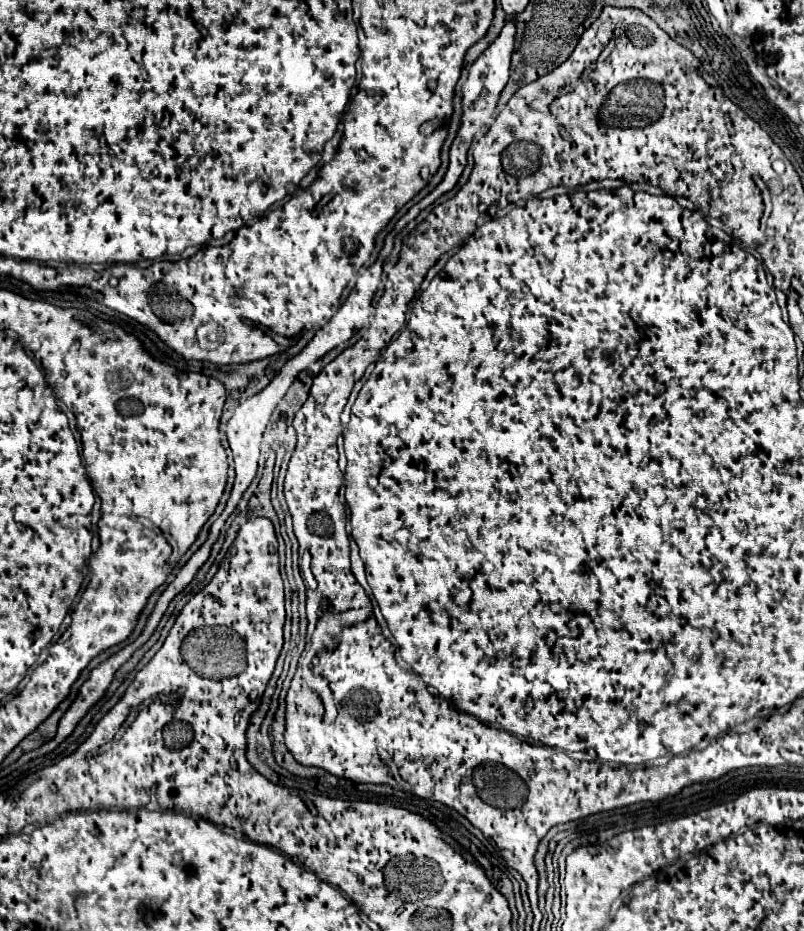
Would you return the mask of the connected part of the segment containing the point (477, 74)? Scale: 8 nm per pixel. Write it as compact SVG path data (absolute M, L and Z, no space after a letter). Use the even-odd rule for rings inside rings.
M513 18L507 20L505 26L503 26L503 30L501 30L501 34L497 36L497 40L473 62L473 66L471 66L471 70L469 70L469 78L467 78L467 82L465 82L465 86L463 86L463 116L461 116L461 128L459 128L459 132L457 132L457 138L453 140L451 152L449 152L449 168L447 168L447 174L445 174L445 178L441 180L441 184L439 184L433 192L429 192L429 198L427 198L429 202L427 202L427 206L429 206L433 200L437 200L441 194L449 192L449 190L457 184L457 180L459 180L459 176L461 176L461 172L463 172L463 168L465 168L465 164L467 164L467 150L469 150L469 144L471 144L475 132L477 132L481 126L489 124L491 118L493 118L495 108L497 108L499 94L501 94L501 90L505 88L505 84L507 84L507 80L509 80L509 66L511 66L511 54L513 54L513 44L515 44L515 30L517 30L515 20L513 20Z

